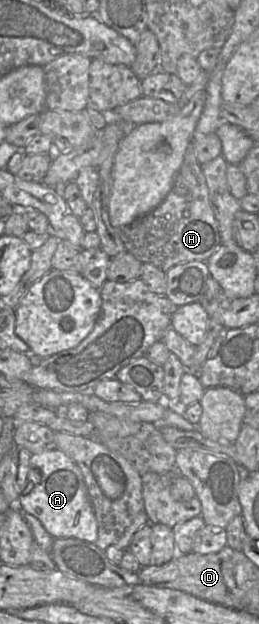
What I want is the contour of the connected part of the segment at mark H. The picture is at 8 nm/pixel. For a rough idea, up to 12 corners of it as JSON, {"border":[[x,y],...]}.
{"border":[[190,143],[162,203],[119,235],[165,272],[222,245]]}

